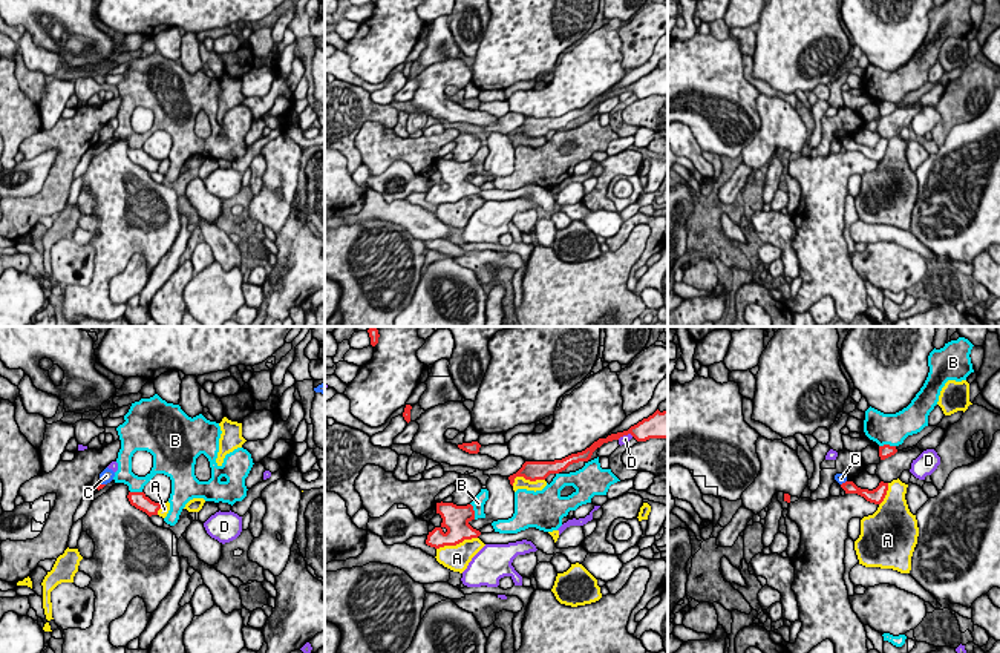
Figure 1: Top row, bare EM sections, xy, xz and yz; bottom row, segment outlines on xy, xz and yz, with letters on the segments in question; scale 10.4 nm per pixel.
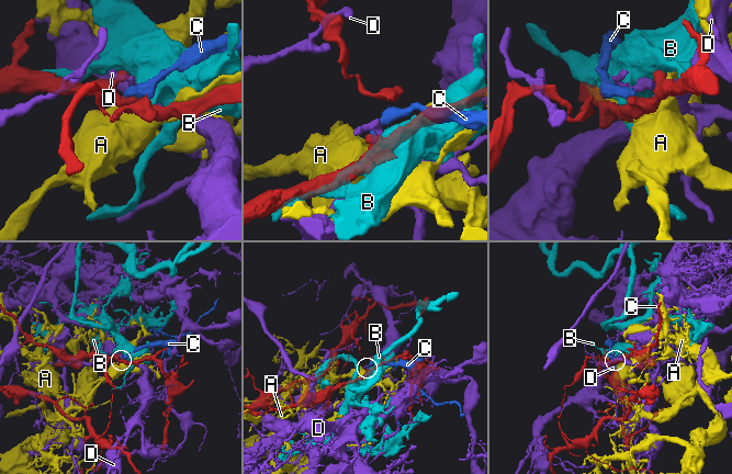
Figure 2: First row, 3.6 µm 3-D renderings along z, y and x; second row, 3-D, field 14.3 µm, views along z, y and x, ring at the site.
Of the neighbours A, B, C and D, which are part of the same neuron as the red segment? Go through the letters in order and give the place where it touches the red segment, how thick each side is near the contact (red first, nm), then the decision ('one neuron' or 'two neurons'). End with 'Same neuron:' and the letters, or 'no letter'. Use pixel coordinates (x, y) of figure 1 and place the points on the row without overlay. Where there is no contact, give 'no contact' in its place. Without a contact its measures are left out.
A: meets red in xz at (457, 200); 280 nm thick on the red side, 280 nm on the other; two neurons
B: meets red in yz at (887, 101); 140 nm thick on the red side, 320 nm on the other; two neurons
C: meets red in xy at (103, 141); 60 nm thick on the red side, 140 nm on the other; one neuron
D: meets red in xz at (625, 91); 220 nm thick on the red side, 90 nm on the other; two neurons
Same neuron: C

